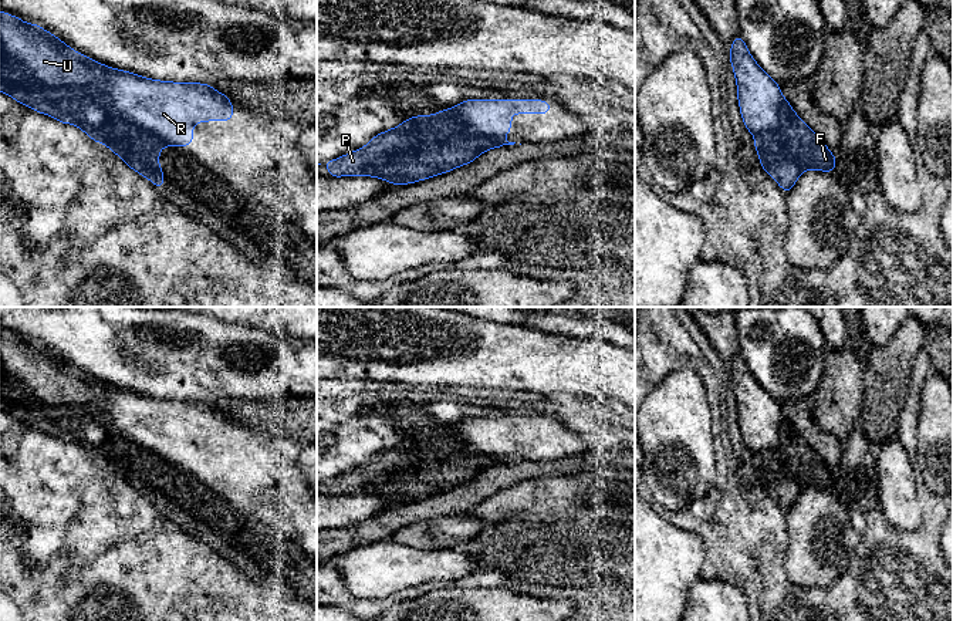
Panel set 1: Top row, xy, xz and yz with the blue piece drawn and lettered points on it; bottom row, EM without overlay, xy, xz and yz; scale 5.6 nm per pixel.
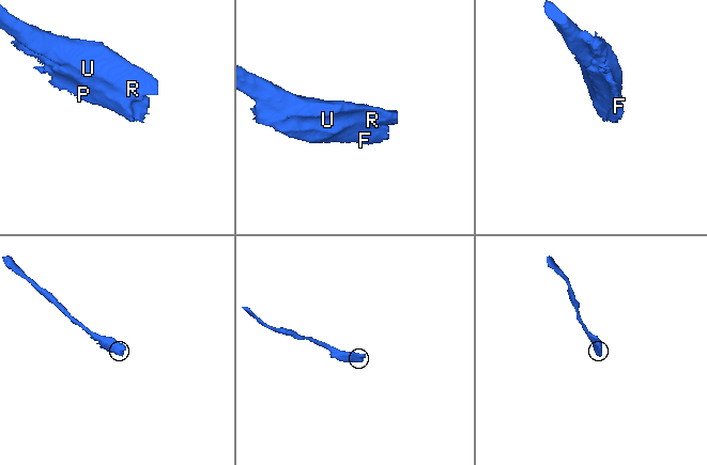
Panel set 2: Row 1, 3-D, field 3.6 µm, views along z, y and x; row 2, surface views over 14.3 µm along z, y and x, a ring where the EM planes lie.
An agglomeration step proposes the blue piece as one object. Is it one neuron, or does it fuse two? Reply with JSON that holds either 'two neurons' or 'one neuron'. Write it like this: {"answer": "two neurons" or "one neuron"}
{"answer": "two neurons"}

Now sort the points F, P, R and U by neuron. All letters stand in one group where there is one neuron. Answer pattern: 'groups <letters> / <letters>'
groups F P / R U

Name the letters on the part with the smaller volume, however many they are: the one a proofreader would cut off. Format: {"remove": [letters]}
{"remove": ["F", "P"]}

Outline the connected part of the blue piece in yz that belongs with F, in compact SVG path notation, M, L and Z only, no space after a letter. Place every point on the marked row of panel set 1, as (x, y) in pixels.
M783 97L777 124L754 135L760 166L788 193L808 169L834 172L835 155Z

